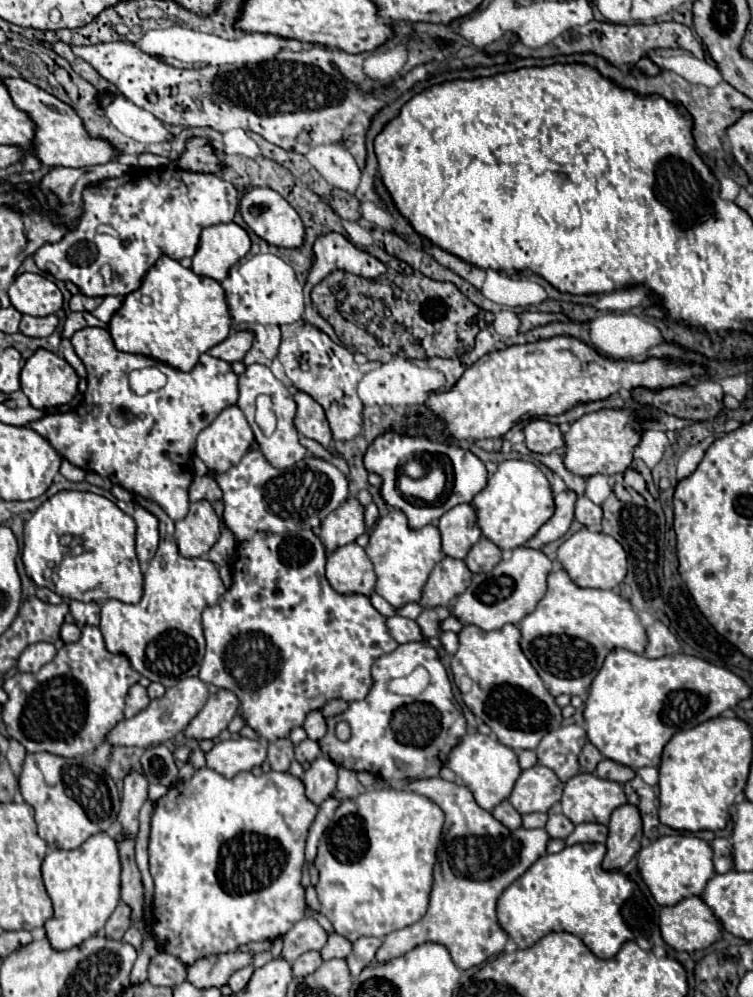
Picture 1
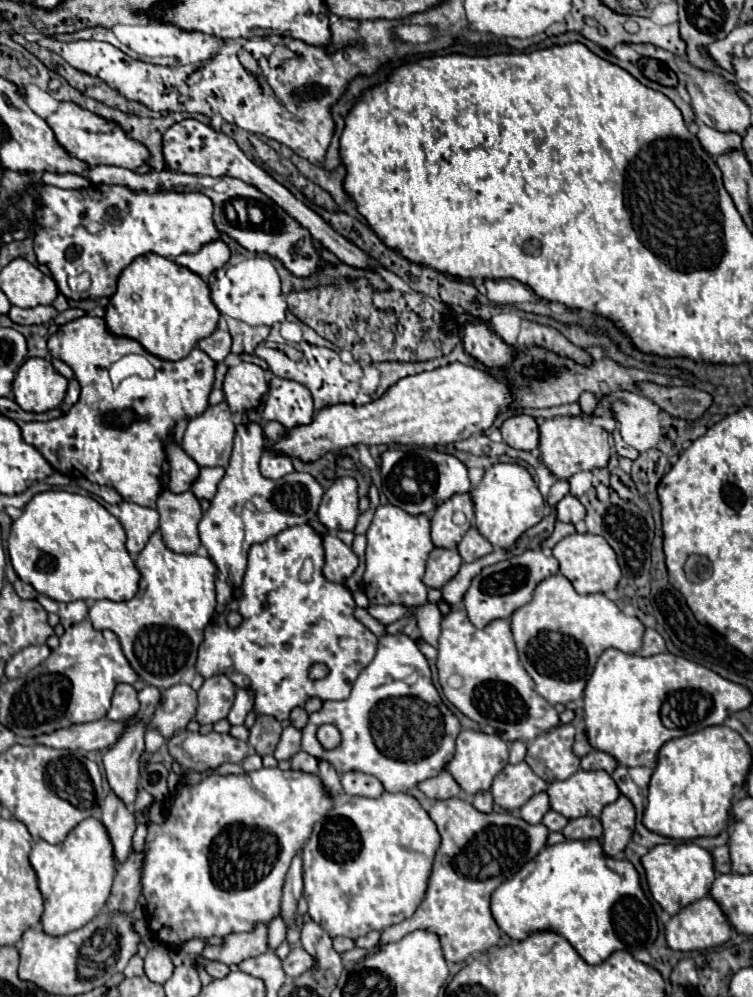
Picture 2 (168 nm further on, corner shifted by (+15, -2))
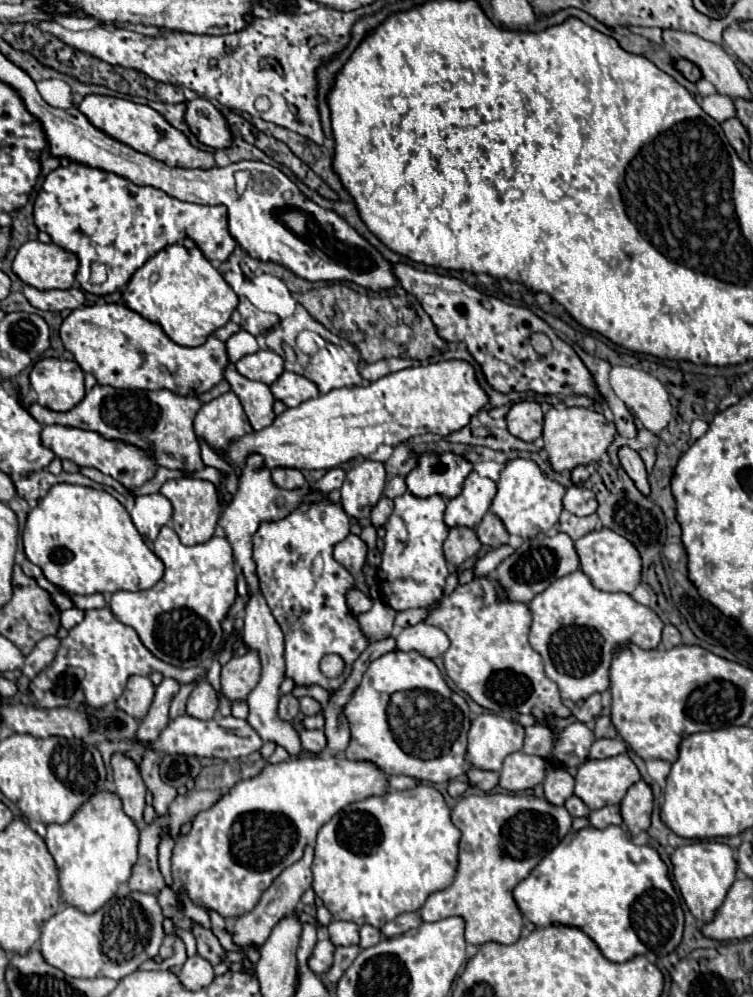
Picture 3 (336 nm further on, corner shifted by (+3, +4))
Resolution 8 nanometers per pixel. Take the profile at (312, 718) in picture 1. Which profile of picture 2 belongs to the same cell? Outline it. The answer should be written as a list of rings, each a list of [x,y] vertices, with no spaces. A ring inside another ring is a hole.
[[[294,708],[292,714],[290,714],[290,724],[296,728],[296,730],[302,730],[306,724],[308,724],[308,714],[304,708]]]

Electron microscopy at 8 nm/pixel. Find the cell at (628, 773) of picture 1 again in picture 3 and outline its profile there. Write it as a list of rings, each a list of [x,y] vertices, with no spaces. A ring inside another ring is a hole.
[[[600,738],[592,744],[590,748],[590,758],[610,758],[610,756],[618,756],[618,754],[624,754],[628,748],[626,748],[626,742],[618,740],[618,738]]]

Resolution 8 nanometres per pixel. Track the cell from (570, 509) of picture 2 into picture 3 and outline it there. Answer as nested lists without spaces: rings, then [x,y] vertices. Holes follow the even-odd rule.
[[[574,484],[566,490],[564,508],[568,512],[572,512],[574,516],[590,516],[590,514],[596,512],[598,504],[596,504],[596,496],[594,496],[592,490]]]

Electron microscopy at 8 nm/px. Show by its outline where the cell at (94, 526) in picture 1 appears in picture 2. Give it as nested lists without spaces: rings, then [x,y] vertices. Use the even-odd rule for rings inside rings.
[[[50,490],[36,494],[24,508],[22,516],[12,522],[10,538],[8,538],[8,554],[10,562],[20,576],[22,582],[32,584],[40,594],[46,594],[58,602],[74,602],[74,600],[112,600],[122,602],[130,600],[138,590],[140,574],[126,552],[126,534],[120,526],[120,520],[112,516],[102,504],[98,504],[90,496],[70,494],[64,490]]]

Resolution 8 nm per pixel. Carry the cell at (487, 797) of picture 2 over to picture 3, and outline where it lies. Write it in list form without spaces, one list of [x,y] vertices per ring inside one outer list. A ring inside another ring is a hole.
[[[468,768],[468,772],[466,772],[466,776],[468,776],[468,780],[474,784],[474,786],[478,786],[480,790],[484,790],[484,792],[490,792],[496,784],[498,784],[498,774],[496,772],[488,772],[488,770],[480,770],[480,768]]]

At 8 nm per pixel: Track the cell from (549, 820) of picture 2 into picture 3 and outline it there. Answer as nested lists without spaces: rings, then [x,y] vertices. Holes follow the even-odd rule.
[[[570,796],[564,806],[570,812],[570,816],[588,816],[588,812],[590,812],[590,808],[578,796]]]

